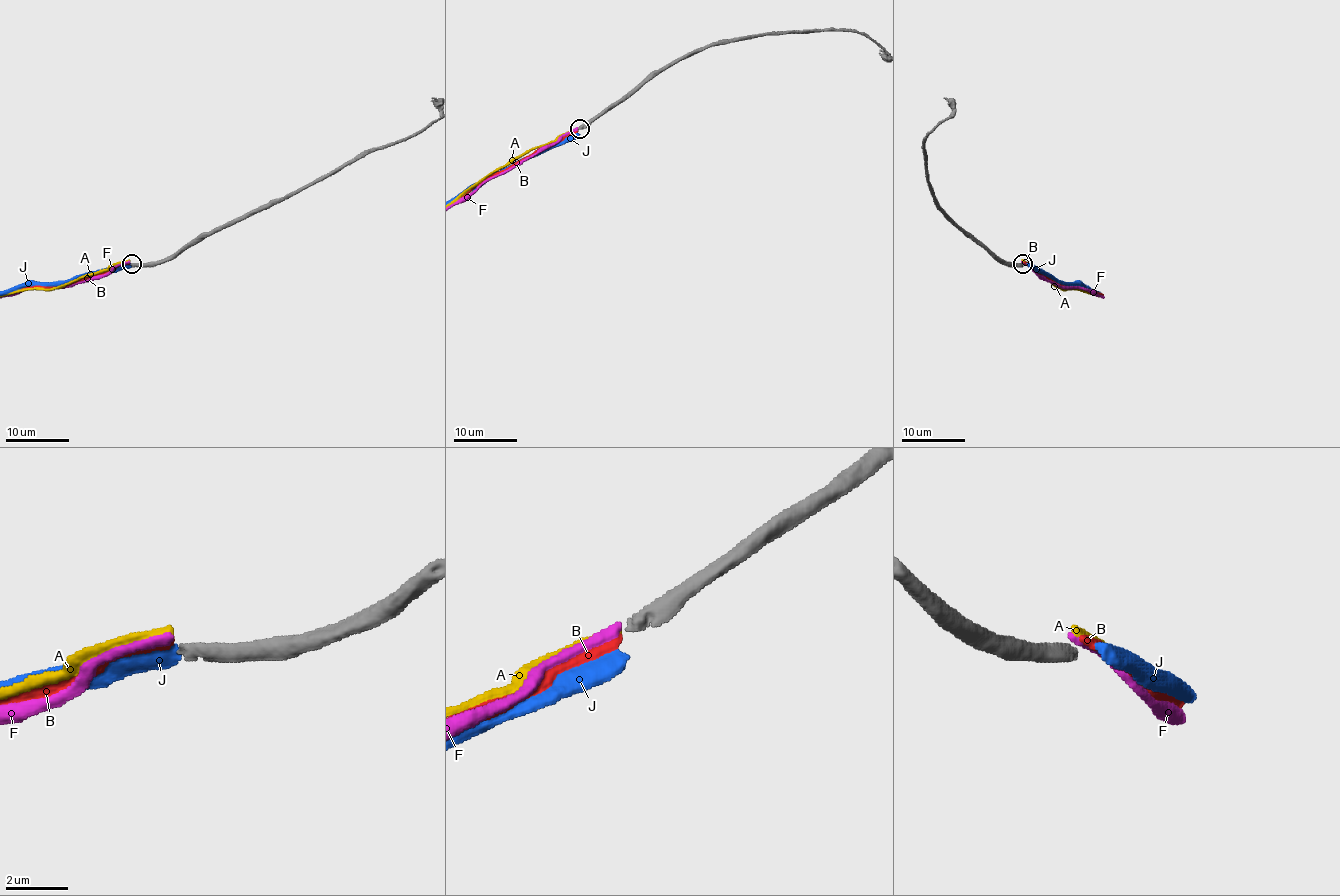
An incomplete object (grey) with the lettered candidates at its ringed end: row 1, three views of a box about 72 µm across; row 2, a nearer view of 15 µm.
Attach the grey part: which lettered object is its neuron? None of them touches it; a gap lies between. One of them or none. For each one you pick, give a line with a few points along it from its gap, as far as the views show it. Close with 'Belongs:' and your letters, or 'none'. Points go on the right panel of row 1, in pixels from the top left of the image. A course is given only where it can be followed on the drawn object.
Belongs: none

